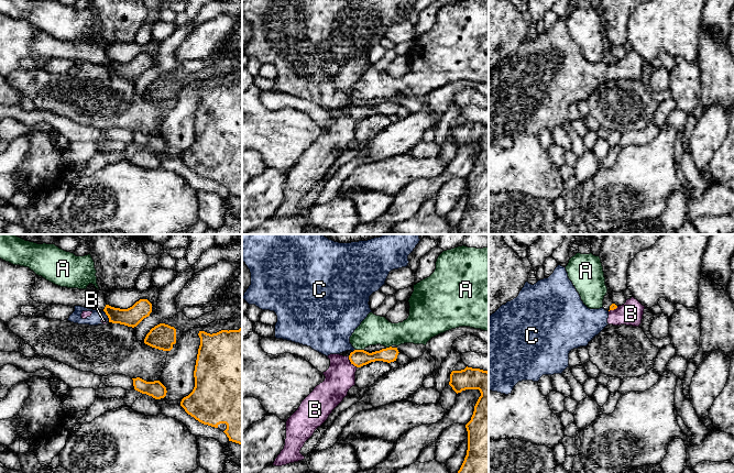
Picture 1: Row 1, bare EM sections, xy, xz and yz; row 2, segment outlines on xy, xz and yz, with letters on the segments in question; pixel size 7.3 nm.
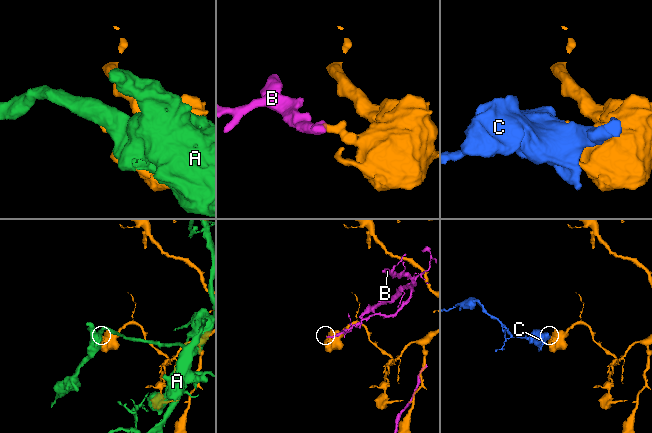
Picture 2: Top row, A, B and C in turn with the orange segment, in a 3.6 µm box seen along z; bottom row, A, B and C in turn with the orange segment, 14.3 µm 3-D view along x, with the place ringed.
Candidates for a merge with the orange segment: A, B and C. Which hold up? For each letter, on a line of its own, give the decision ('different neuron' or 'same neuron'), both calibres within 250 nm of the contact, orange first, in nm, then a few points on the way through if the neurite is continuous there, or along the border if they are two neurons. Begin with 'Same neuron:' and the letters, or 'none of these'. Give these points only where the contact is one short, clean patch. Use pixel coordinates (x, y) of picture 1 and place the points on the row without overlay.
Same neuron: none of these
A: different neuron; 130 nm thick on the orange side, 220 nm on the other
B: different neuron; 130 nm thick on the orange side, 220 nm on the other; border along xz (348, 110), (357, 121)
C: different neuron; 140 nm thick on the orange side, 90 nm on the other; border along xy (103, 64), (109, 75)

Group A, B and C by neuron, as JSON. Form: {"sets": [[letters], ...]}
{"sets": [["A"], ["B", "C"]]}

